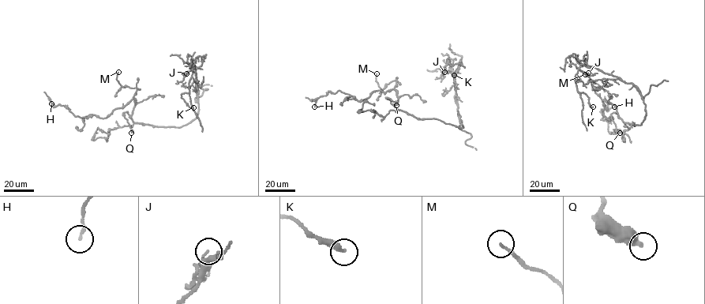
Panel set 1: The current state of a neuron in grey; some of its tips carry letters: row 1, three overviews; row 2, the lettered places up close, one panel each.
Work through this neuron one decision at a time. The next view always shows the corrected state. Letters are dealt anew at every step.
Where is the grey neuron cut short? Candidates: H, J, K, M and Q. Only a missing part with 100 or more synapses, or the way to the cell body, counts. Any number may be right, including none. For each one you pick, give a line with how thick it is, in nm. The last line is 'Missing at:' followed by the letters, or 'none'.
Missing at: none

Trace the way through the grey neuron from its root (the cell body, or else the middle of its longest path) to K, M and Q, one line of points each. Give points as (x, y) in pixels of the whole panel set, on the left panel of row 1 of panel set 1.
K: (171, 127), (186, 125), (196, 116), (198, 98), (194, 65), (189, 92), (181, 95), (193, 107)
M: (171, 127), (134, 122), (131, 117), (136, 103), (133, 96), (136, 88), (121, 86), (116, 78), (118, 72)
Q: (171, 127), (134, 122), (127, 111), (122, 114), (131, 133)

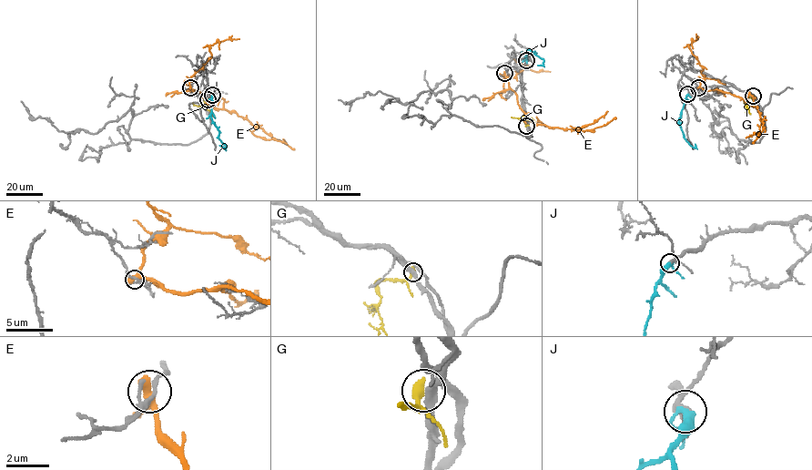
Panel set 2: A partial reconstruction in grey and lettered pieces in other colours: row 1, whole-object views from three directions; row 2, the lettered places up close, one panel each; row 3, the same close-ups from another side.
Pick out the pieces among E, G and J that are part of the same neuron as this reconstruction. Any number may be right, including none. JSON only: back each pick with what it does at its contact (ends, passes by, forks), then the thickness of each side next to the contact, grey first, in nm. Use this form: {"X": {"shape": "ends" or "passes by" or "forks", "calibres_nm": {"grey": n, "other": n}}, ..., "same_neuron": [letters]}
{"J": {"shape": "passes by", "calibres_nm": {"grey": 160, "other": 320}}, "same_neuron": ["J"]}

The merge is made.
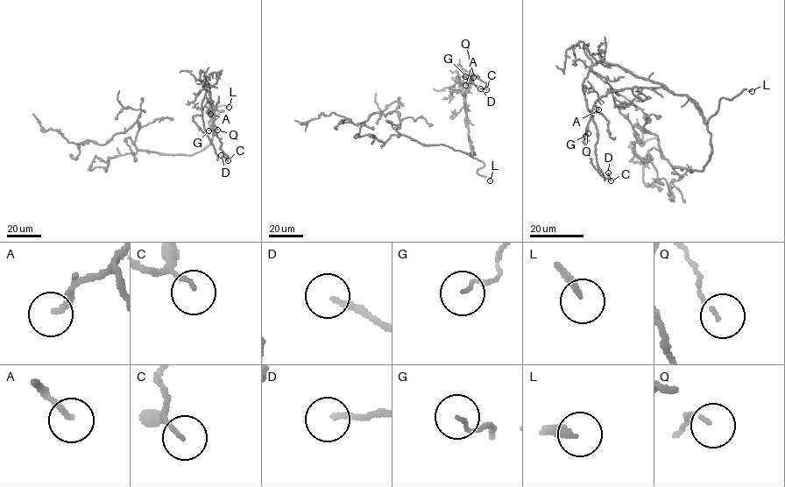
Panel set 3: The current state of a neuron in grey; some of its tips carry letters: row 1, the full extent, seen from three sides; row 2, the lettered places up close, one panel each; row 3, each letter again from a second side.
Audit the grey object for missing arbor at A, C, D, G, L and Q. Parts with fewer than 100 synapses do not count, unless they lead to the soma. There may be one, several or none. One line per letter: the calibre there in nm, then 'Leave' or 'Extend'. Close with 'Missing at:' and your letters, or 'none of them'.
A: Thickness 170 nm. Leave
C: Thickness 100 nm. Leave
D: Thickness 170 nm. Leave
G: Thickness 90 nm. Leave
L: Thickness 220 nm. Extend
Q: Thickness 90 nm. Leave
Missing at: L

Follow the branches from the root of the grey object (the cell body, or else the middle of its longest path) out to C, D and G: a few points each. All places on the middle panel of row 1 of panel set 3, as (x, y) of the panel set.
C: (444, 144), (475, 154), (464, 121), (470, 76), (472, 74), (484, 82), (486, 89)
D: (444, 144), (475, 154), (464, 121), (465, 95), (471, 74), (485, 82), (485, 88), (480, 88)
G: (444, 144), (475, 154), (464, 121), (465, 95), (470, 83), (470, 77), (465, 76)

